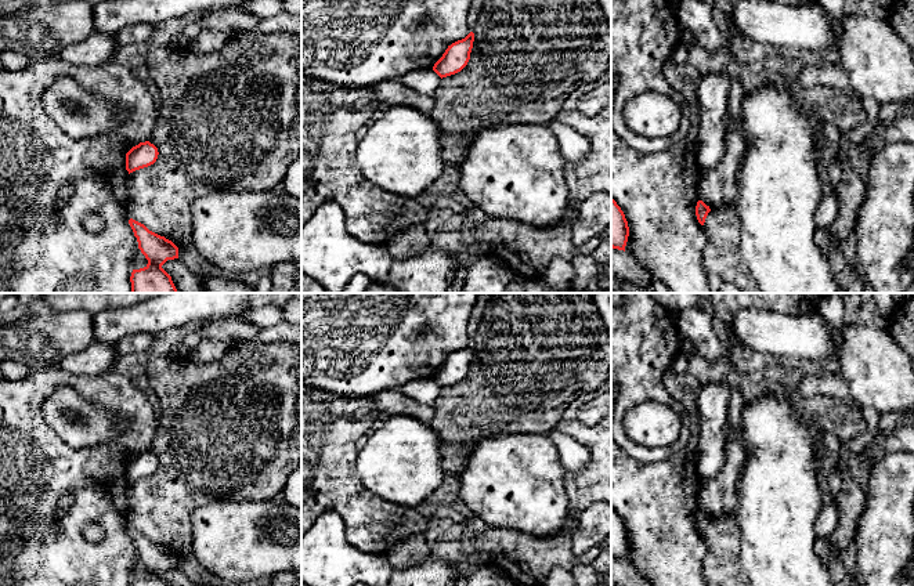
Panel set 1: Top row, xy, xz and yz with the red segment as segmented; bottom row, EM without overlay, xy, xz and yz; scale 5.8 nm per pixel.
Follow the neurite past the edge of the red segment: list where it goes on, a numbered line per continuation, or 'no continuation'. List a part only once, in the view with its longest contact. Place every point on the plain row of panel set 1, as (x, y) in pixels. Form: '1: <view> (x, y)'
no continuation

